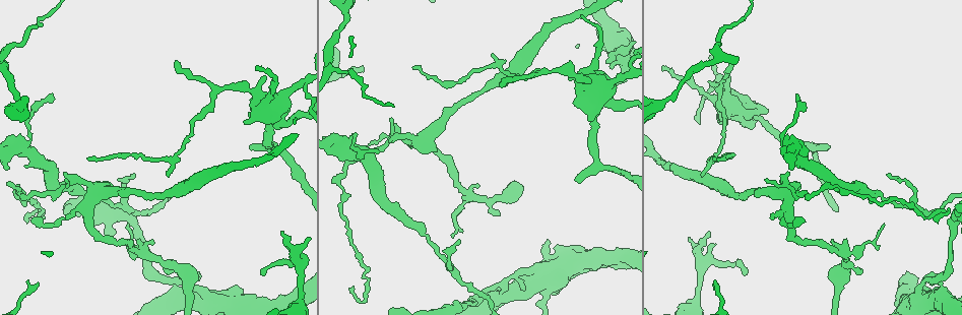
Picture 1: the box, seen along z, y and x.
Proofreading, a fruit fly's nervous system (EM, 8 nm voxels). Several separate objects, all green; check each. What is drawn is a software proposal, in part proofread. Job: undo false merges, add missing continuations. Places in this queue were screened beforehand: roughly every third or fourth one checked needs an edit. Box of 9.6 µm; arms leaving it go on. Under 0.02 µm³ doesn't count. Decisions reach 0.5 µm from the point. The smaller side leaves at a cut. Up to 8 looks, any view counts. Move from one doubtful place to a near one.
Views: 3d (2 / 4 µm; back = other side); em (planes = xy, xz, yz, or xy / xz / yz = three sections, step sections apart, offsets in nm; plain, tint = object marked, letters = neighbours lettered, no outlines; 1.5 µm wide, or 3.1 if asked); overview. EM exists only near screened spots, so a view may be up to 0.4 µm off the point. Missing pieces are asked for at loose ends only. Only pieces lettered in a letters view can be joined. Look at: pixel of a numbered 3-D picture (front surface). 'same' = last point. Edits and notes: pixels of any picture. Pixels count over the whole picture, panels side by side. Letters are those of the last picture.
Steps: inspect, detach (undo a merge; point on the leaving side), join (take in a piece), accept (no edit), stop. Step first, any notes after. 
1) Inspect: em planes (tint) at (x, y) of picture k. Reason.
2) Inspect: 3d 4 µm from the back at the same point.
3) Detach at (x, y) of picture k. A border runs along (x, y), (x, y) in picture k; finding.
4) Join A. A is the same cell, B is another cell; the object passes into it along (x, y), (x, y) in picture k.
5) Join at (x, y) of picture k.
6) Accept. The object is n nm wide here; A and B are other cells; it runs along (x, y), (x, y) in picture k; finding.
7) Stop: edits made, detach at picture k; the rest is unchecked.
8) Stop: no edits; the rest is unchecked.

Inspect: 3d 4 µm at (385, 135) of picture 1. Thick turns thin.

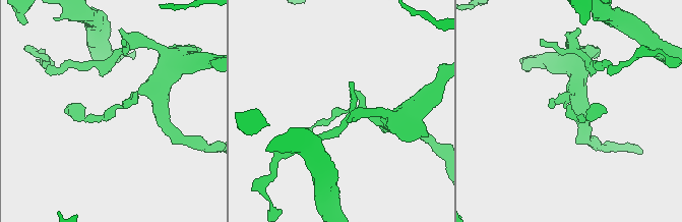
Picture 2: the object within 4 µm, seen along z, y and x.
Inspect: em planes (letters) at (568, 107) of picture 2. Now the EM.

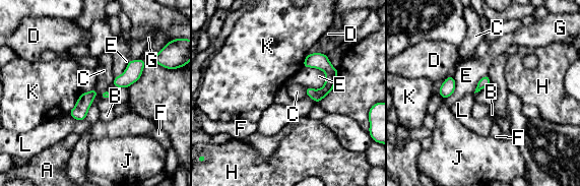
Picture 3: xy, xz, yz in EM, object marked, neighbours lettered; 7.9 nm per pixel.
Accept. The object is 120 nm wide here; A, B, C, D, E, F, G, H, J, K and L are other cells; a border runs along (94, 88), (97, 94), (84, 119) in picture 3; all the same neuron.

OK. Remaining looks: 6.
Inspect: 3d 2 µm at (708, 232) of picture 1.

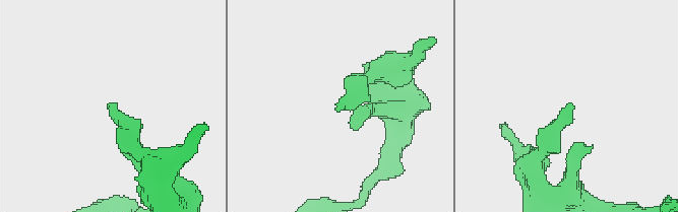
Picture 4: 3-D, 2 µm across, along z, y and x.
Inspect: em planes (letters) at (570, 102) of picture 4.

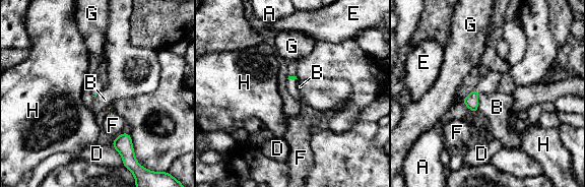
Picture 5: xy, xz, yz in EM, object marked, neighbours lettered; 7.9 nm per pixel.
Accept. A, B, D, E, F, G and H are other cells; a border runs along (479, 94), (476, 110) in picture 5; none of them fits.

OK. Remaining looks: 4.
Inspect: em planes (letters) at (129, 225) of picture 1. An open end.

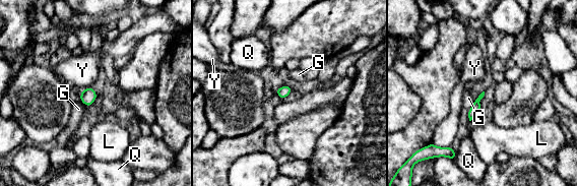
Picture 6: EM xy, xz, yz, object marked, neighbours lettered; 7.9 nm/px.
Accept. The longest contact is with G, 200 nm; G, L, Q and Y are other cells; a border runs along (91, 85), (82, 89) in picture 6; none of them fits.

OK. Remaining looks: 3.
Stop: no edits; the rest is unchecked.

